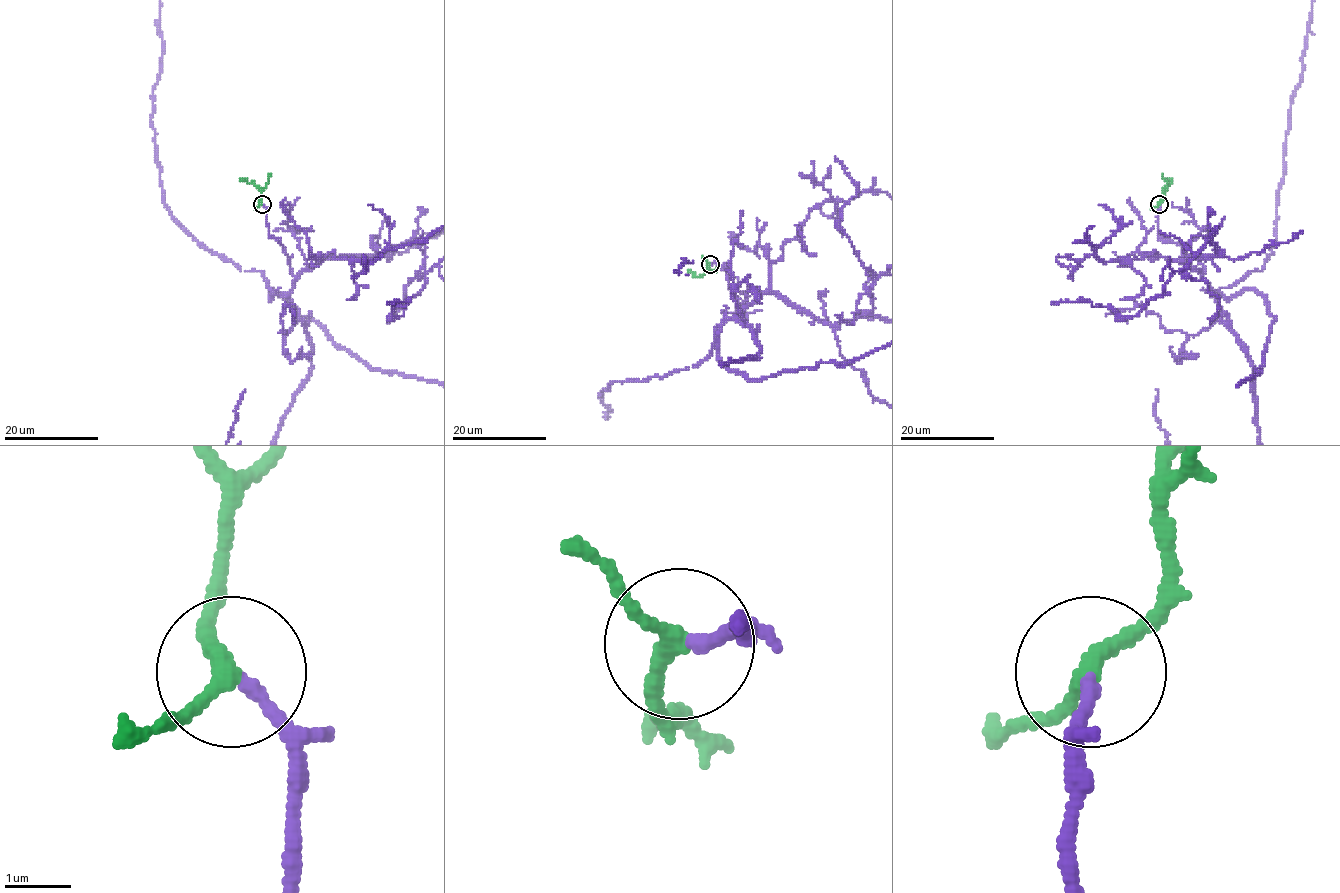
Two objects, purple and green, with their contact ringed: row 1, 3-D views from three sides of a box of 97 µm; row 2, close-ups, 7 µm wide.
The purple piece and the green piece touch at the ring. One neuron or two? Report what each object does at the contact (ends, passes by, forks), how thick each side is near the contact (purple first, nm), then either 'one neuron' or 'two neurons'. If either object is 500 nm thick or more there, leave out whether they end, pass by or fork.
purple ends | green passes by | 190/240 nm | one neuron

